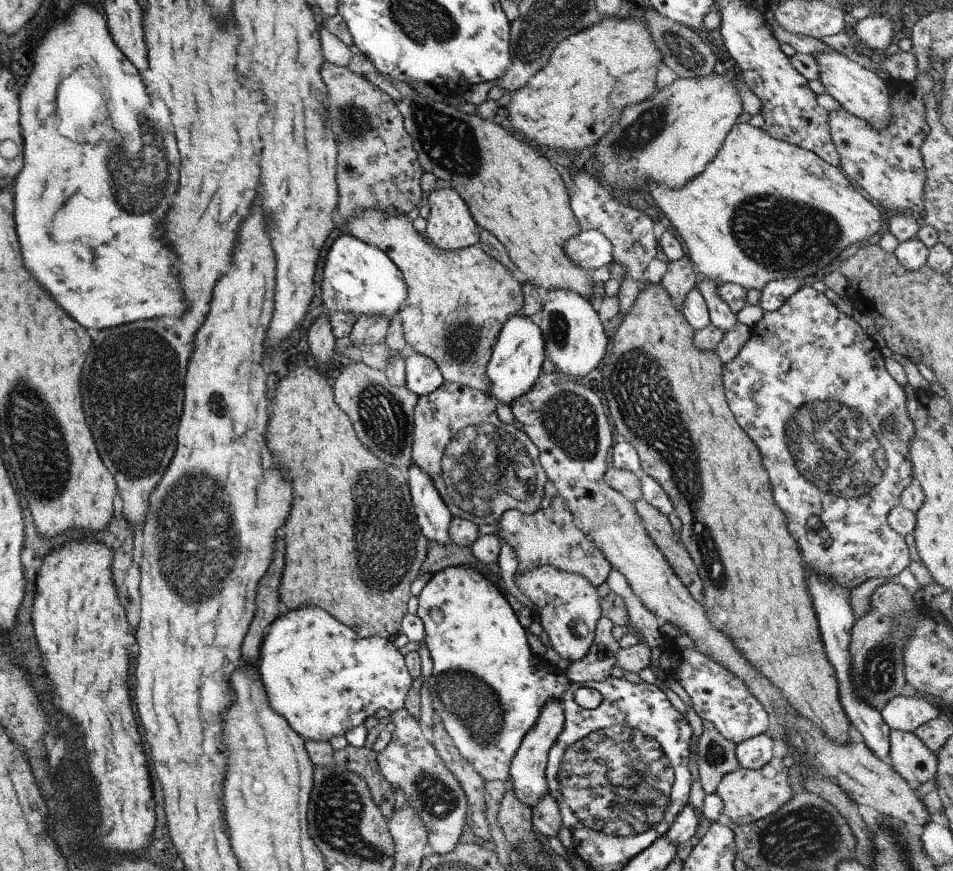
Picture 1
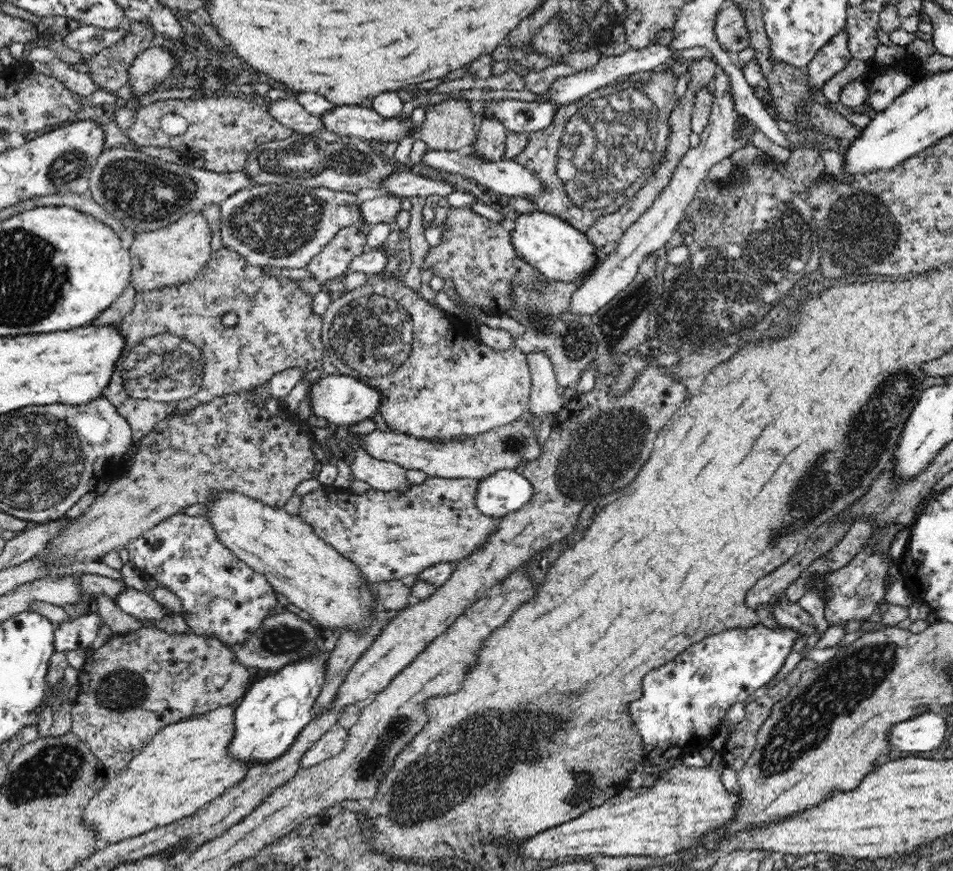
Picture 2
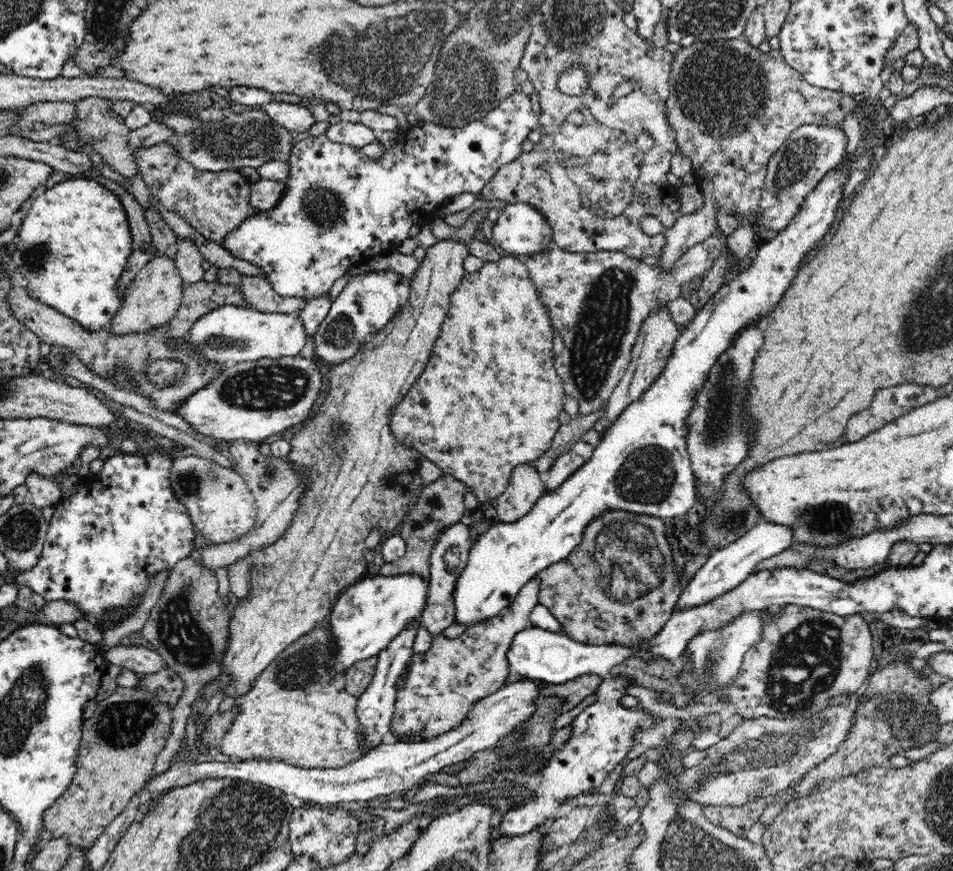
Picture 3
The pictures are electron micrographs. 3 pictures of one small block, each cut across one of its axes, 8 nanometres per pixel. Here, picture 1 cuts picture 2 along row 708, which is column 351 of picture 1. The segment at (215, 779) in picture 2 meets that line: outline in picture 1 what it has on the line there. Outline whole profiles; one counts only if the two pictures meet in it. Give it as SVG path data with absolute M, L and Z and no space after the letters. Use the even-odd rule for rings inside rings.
M367 209L353 215L339 226L368 245L377 247L399 269L406 286L404 301L396 312L402 328L403 340L414 352L429 357L448 383L457 383L490 392L490 380L486 375L488 363L497 333L509 315L522 307L523 297L520 283L497 261L488 257L479 245L471 245L459 250L441 250L424 234L419 234L411 225L412 215L384 215L377 209Z

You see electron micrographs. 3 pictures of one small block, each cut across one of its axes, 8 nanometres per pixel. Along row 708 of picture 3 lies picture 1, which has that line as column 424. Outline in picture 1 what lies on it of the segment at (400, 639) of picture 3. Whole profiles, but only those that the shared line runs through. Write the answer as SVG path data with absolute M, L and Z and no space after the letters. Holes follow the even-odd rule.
M414 352L403 359L404 386L418 397L429 394L444 381L429 357Z

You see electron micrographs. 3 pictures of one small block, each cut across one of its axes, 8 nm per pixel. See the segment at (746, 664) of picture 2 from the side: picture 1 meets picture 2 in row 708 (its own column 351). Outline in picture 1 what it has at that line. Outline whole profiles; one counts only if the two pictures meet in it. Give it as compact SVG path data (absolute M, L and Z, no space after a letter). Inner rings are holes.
M309 605L298 609L289 609L286 614L276 616L267 626L263 633L259 648L258 659L256 660L256 672L260 683L263 685L266 697L268 698L271 708L280 714L290 728L294 730L301 738L308 738L311 741L328 741L331 736L343 735L346 730L361 724L365 718L371 717L379 708L389 710L399 710L402 708L407 696L412 678L405 666L404 656L402 656L395 647L393 647L390 639L384 639L380 636L358 637L348 626L341 624L335 620L329 613L322 608Z

